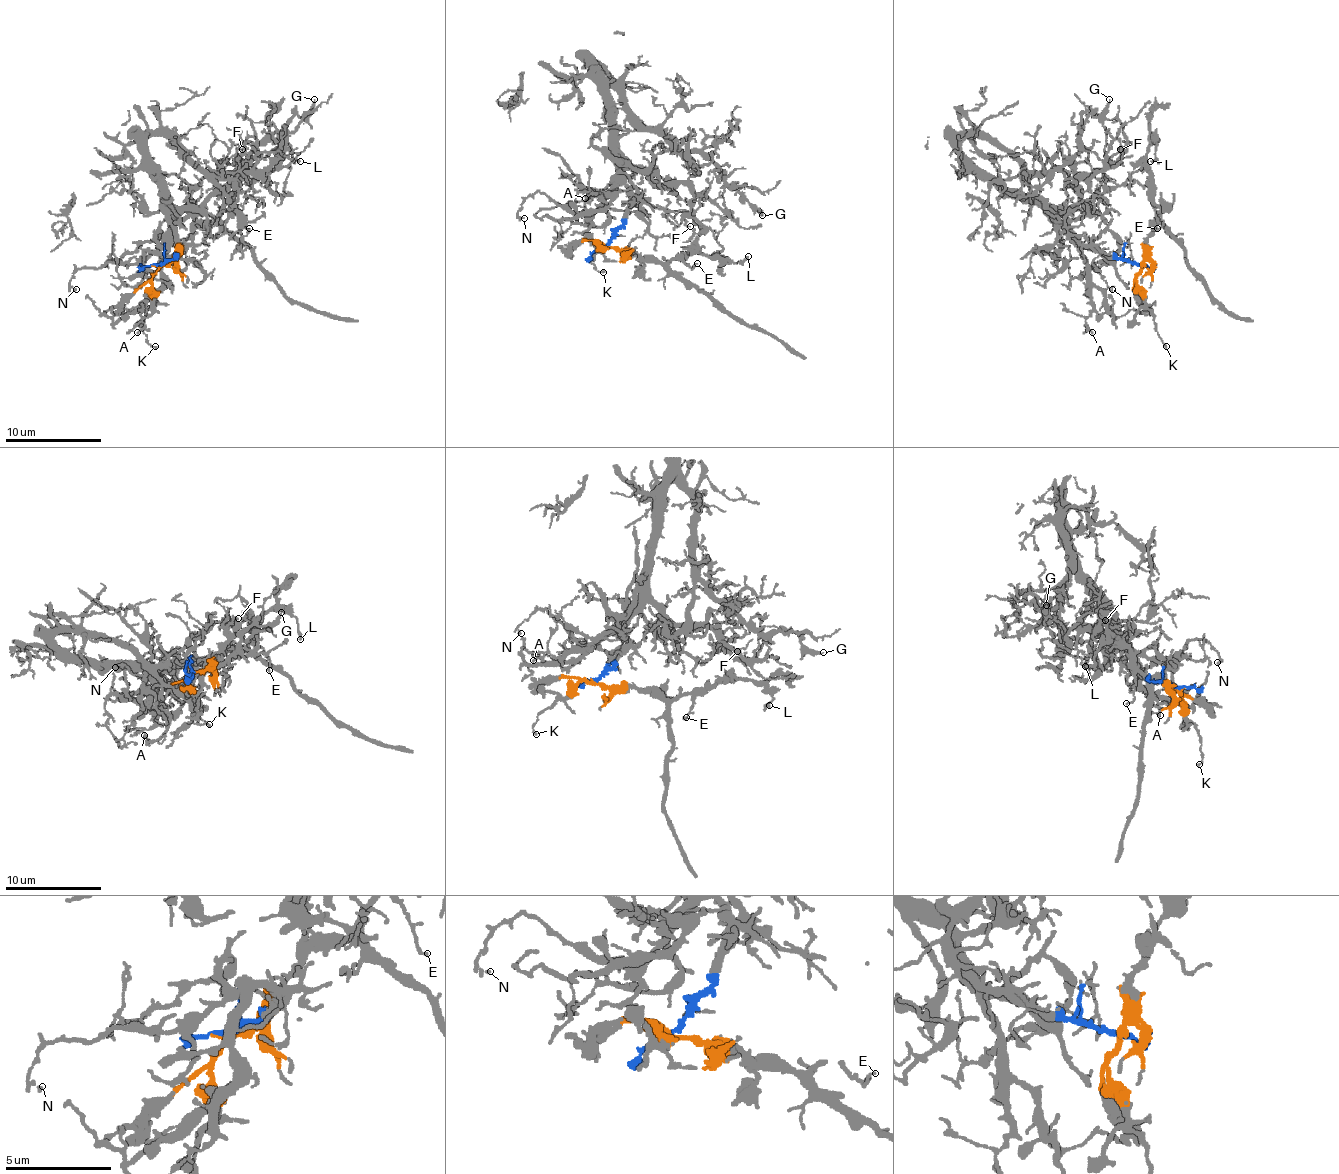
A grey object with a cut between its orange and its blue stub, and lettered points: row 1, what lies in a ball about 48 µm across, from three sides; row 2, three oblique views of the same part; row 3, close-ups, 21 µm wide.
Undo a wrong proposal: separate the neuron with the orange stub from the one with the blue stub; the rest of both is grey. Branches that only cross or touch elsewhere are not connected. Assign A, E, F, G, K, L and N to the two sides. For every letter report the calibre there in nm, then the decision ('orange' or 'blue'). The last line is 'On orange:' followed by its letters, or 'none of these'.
A: calibre 80 nm; blue
E: calibre 120 nm; orange
F: calibre 130 nm; blue
G: calibre 170 nm; blue
K: calibre 130 nm; orange
L: calibre 160 nm; orange
N: calibre 100 nm; blue
On orange: E, K, L

